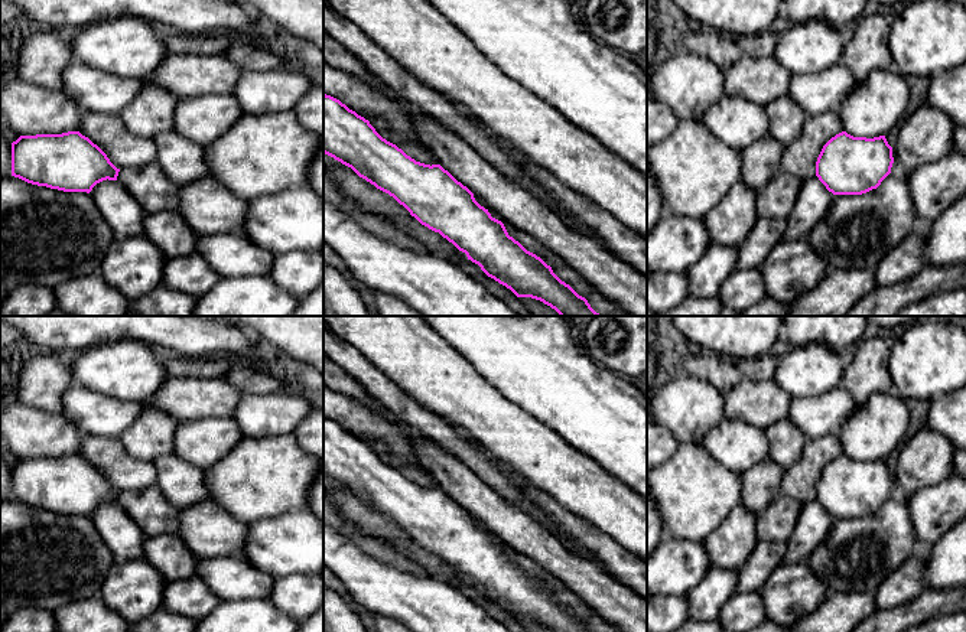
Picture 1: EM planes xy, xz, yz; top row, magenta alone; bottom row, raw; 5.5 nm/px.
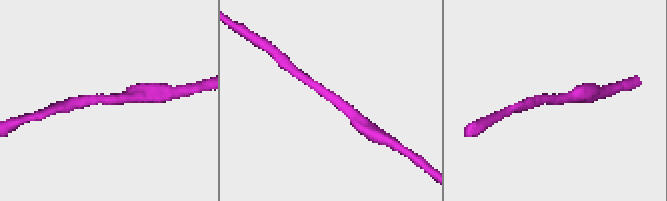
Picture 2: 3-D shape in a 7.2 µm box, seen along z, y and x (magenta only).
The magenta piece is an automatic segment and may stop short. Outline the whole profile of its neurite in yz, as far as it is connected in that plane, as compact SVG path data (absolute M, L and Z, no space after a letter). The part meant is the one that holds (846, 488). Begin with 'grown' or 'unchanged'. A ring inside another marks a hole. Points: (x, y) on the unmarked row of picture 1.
unchanged; M842 455L823 469L816 499L833 518L862 518L881 508L892 486L885 459L866 462Z

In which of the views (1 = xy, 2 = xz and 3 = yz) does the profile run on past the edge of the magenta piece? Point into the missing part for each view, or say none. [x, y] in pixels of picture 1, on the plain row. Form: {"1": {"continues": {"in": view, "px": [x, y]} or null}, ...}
{"1": {"continues": null}, "2": {"continues": null}, "3": {"continues": null}}

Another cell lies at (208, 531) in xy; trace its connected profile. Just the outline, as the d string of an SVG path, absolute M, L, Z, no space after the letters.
M205 499L179 509L176 534L199 560L206 560L241 554L247 525L214 501Z

